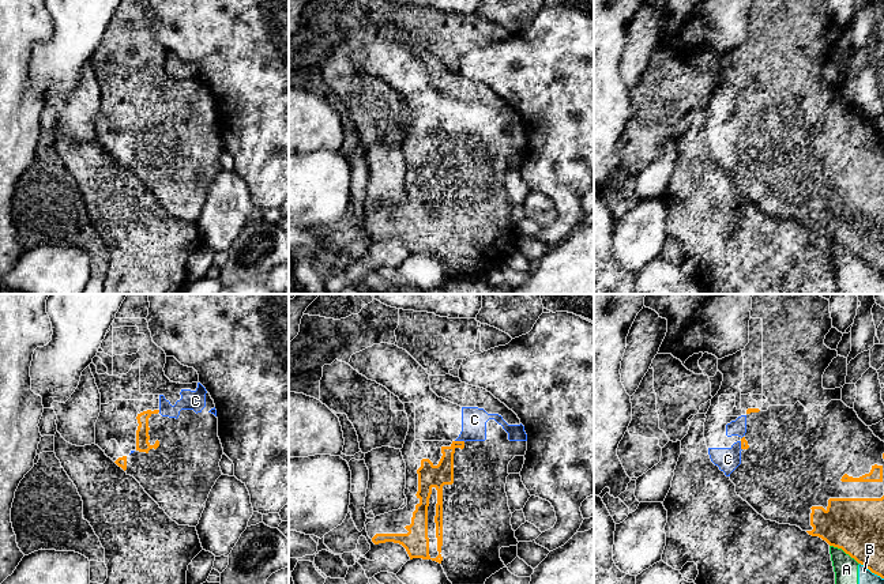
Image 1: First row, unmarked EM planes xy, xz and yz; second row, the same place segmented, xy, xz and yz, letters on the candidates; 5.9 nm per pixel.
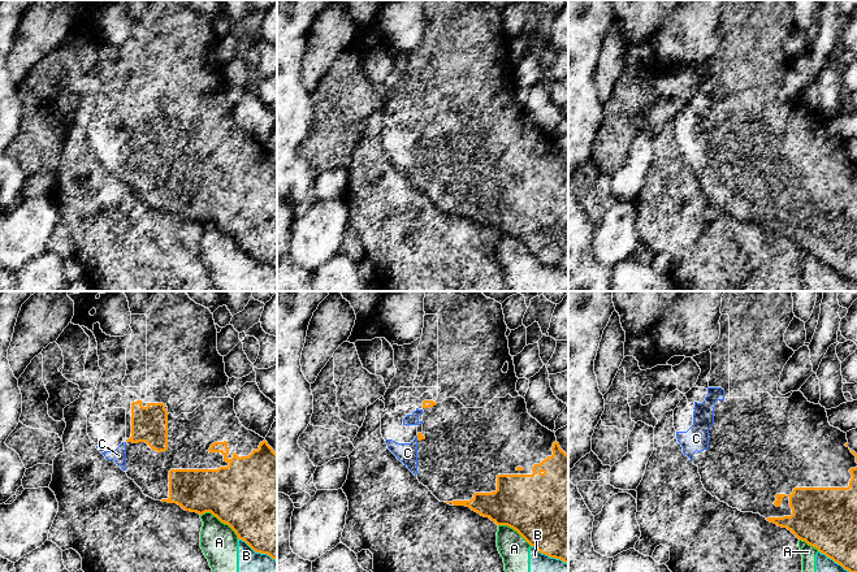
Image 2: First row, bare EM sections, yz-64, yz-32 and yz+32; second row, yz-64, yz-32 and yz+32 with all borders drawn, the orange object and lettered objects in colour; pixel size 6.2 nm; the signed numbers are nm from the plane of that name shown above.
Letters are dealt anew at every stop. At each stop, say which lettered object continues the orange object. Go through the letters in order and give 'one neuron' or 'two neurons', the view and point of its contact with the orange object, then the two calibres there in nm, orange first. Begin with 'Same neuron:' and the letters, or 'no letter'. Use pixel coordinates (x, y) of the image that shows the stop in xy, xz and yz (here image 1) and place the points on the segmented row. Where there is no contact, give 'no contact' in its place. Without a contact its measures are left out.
Same neuron: C
A: two neurons | yz (845, 552) | 320/140 nm
B: two neurons | yz (872, 572) | 280/90 nm
C: one neuron | xz (461, 441) | 130/150 nm

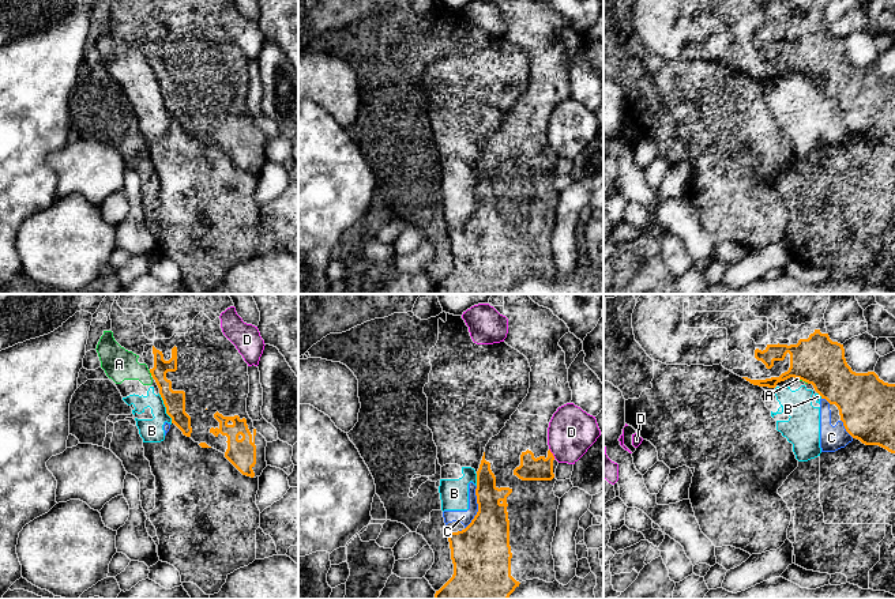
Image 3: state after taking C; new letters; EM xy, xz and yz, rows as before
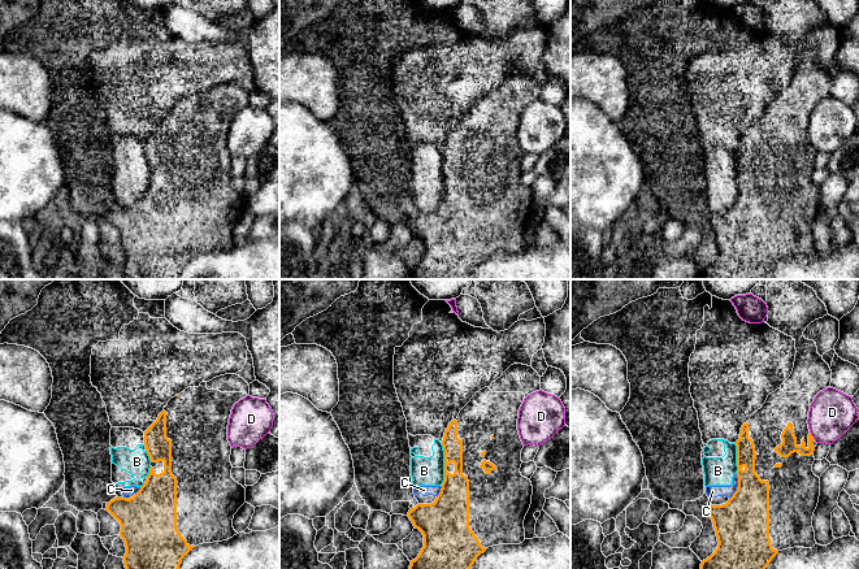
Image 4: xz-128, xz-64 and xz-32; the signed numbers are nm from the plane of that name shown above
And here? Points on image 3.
Same neuron: no letter
A: two neurons | xy (150, 372) | 130/190 nm
B: two neurons | xy (166, 409) | 130/140 nm
C: two neurons | xz (478, 508) | 320/80 nm
D: two neurons | xz (552, 454) | 140/280 nm

